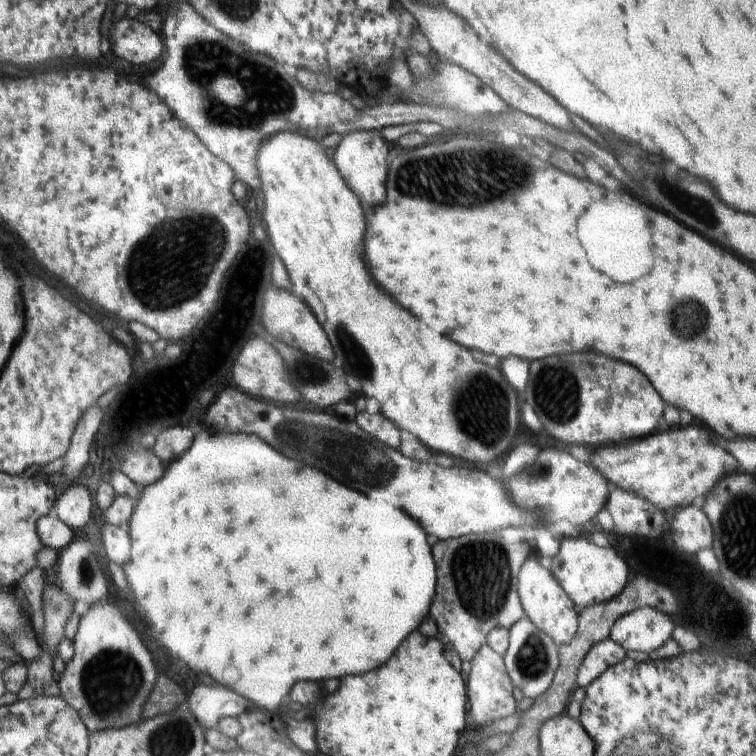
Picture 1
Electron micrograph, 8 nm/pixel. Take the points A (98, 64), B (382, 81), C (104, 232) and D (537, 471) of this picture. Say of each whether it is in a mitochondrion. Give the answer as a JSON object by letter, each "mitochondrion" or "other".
{"A":"other","B":"other","C":"other","D":"mitochondrion"}

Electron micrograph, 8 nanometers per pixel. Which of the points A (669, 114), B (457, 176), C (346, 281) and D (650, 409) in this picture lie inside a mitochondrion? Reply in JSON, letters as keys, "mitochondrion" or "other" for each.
{"A":"other","B":"mitochondrion","C":"other","D":"other"}

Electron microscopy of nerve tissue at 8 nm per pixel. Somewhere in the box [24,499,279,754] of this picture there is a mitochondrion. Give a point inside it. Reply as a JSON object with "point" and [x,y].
{"point":[111,681]}

